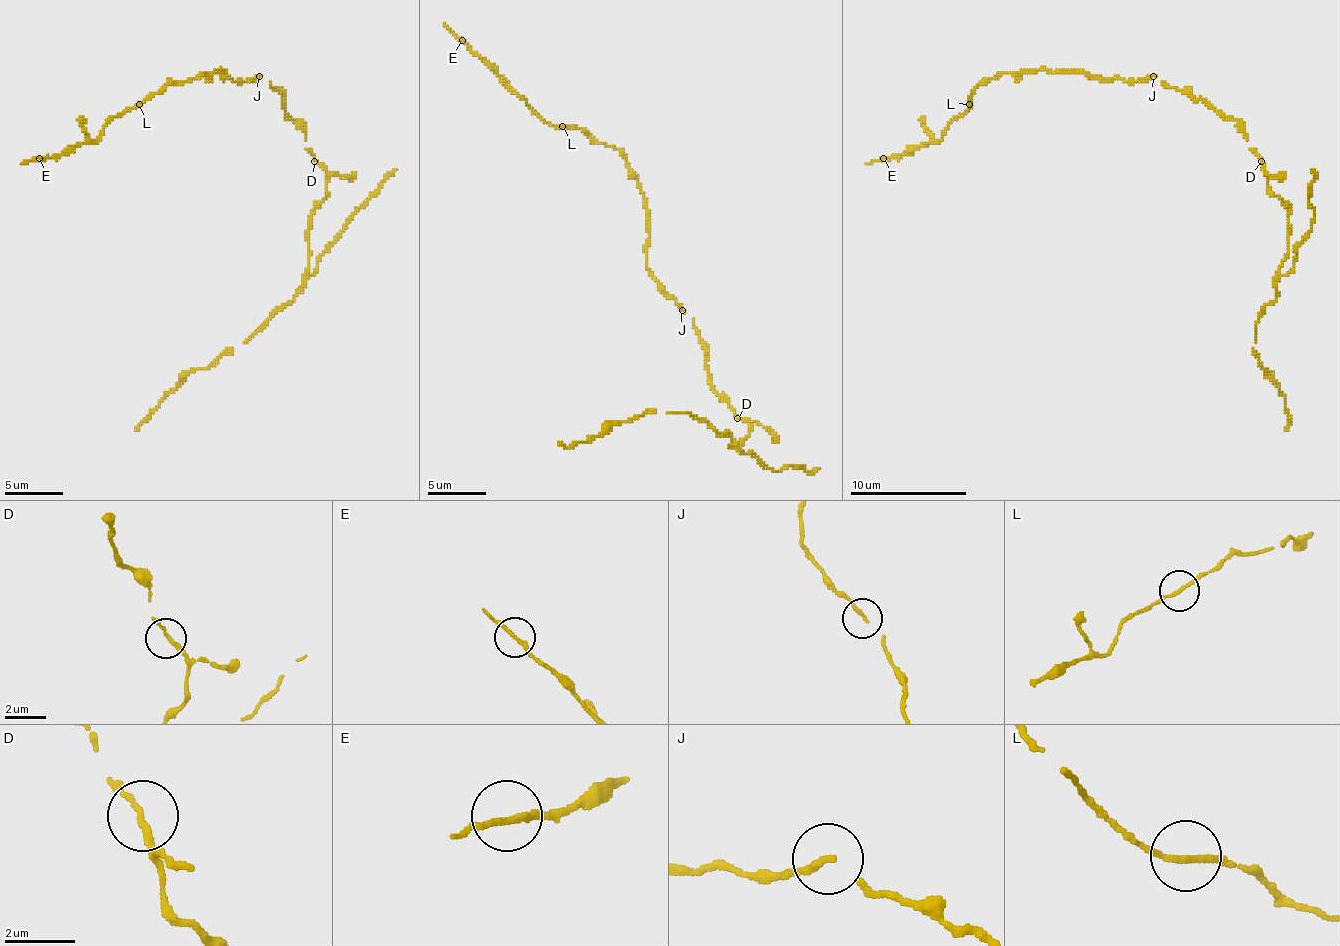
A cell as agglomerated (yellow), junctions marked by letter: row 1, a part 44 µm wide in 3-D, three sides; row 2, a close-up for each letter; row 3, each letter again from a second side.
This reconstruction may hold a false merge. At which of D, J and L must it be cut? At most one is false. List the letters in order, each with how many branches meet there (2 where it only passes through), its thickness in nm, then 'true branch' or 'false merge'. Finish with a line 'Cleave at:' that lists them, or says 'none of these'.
D: 2 | 160 nm | true branch
J: 2 | 140 nm | true branch
L: 2 | 160 nm | true branch
Cleave at: none of these

